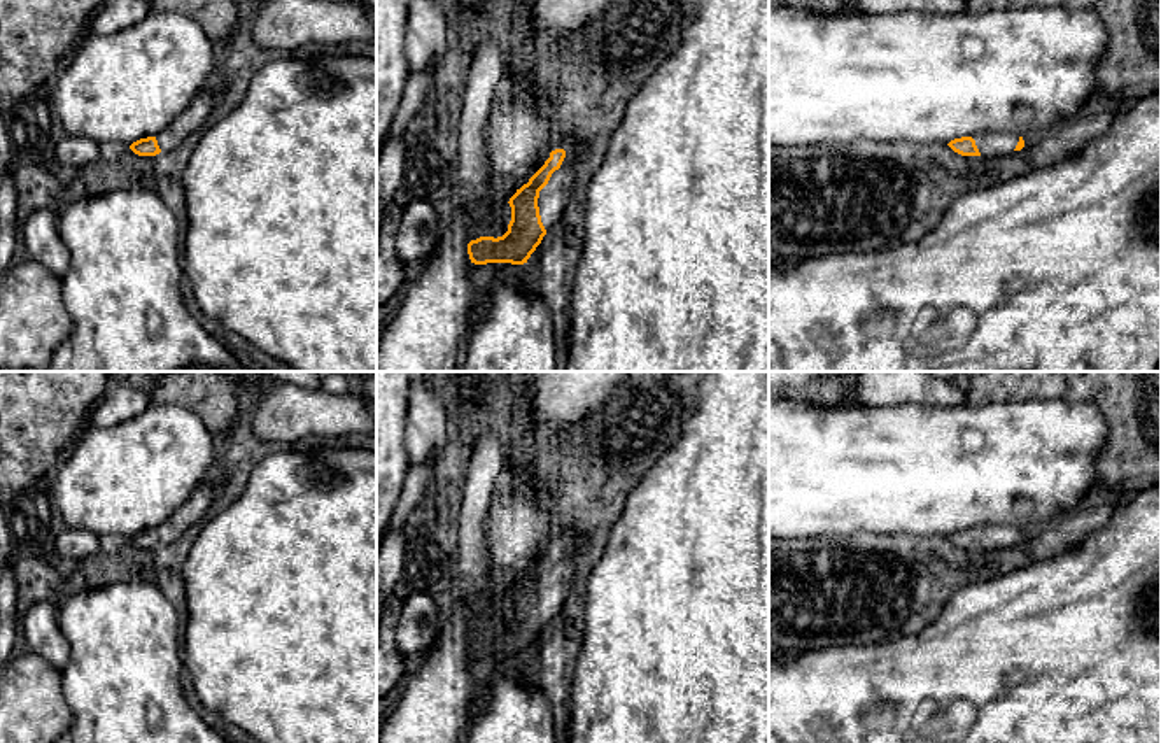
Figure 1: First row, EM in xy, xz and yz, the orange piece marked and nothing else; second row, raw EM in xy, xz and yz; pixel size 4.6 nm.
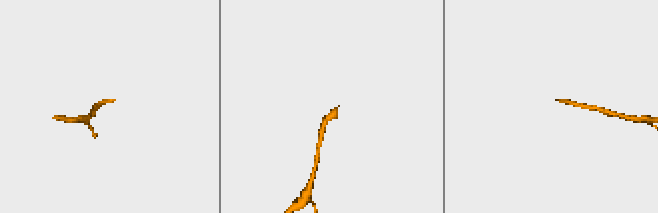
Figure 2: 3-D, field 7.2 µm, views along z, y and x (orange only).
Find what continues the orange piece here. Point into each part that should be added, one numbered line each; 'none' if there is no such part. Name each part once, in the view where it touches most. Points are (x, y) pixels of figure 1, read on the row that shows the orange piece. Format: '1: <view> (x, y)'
1: xz (554, 198)

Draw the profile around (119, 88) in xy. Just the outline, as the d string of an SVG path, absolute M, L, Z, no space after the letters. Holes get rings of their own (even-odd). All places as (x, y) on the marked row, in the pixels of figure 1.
M151 12L112 35L88 33L70 63L60 68L51 102L67 135L86 137L102 147L131 145L156 137L203 89L215 65L217 46L203 28L179 12Z

